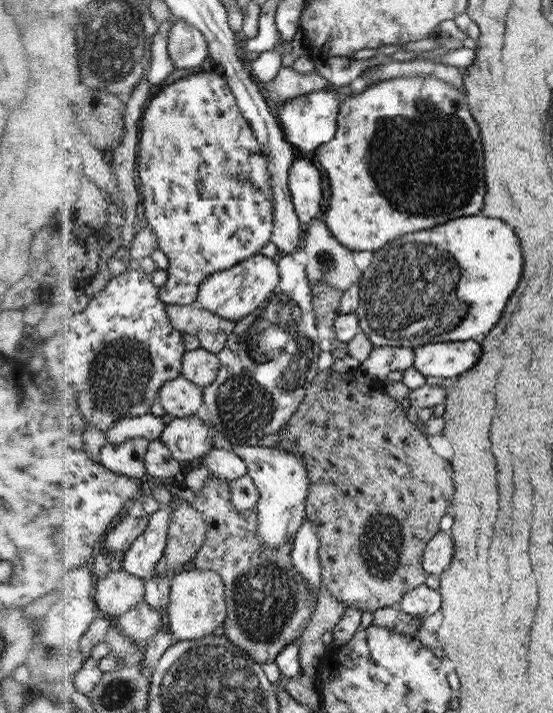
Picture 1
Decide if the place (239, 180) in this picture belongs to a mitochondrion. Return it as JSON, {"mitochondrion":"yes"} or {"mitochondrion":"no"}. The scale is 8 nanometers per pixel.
{"mitochondrion":"yes"}

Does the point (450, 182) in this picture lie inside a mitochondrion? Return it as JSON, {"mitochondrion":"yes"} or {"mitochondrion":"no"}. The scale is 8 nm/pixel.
{"mitochondrion":"yes"}

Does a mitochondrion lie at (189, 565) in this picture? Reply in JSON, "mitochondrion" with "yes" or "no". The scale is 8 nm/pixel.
{"mitochondrion":"no"}

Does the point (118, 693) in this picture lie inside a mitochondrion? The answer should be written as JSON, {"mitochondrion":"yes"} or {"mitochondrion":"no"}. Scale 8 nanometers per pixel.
{"mitochondrion":"yes"}

